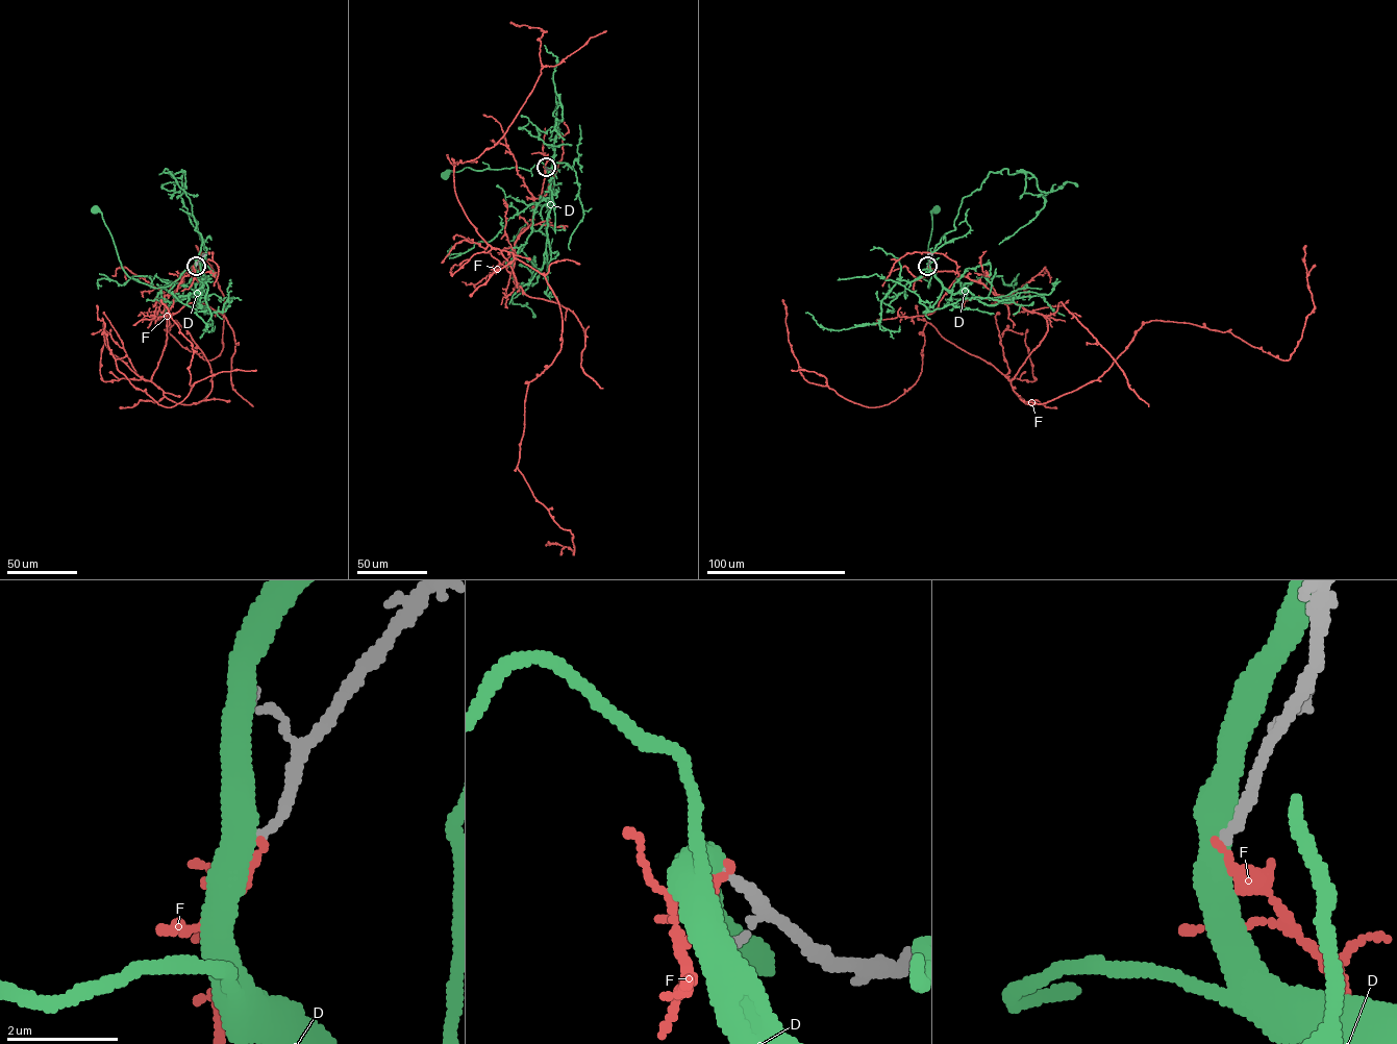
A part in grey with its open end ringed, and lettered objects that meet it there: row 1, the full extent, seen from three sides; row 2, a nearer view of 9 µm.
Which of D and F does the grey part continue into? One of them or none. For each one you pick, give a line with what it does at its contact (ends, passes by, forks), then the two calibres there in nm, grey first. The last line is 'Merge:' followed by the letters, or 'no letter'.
Merge: no letter

